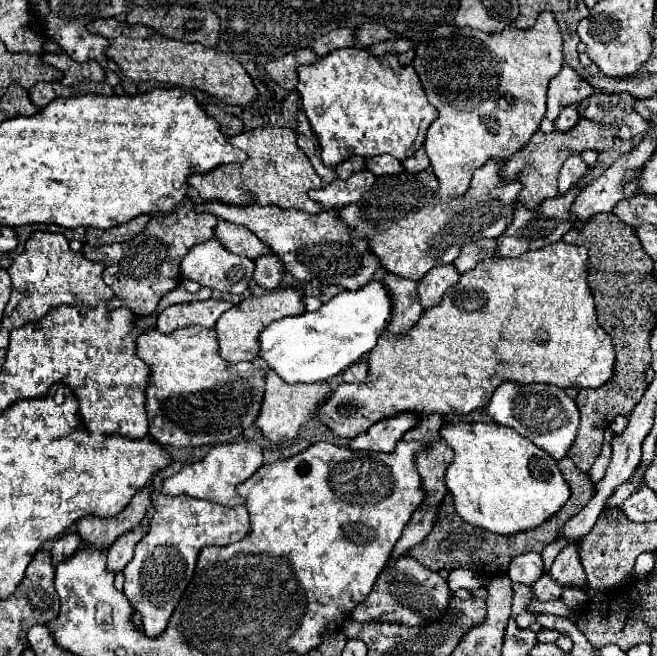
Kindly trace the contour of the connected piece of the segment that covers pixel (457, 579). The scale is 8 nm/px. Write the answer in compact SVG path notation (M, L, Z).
M455 568L453 572L449 572L447 582L449 582L449 588L453 592L459 590L459 588L467 588L471 592L477 590L477 588L481 588L481 578L475 572L467 570L467 568Z

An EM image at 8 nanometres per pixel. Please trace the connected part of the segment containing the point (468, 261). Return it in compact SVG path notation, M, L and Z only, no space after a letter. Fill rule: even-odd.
M477 240L477 242L473 242L473 244L463 246L459 258L457 258L453 264L455 264L457 272L463 274L463 272L475 268L475 264L481 262L483 258L487 258L487 256L495 256L495 252L497 252L495 240Z

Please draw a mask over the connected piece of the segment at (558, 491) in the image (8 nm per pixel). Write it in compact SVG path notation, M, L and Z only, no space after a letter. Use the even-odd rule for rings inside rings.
M449 422L441 428L441 438L455 452L453 462L445 470L447 490L455 500L455 510L473 526L481 526L497 534L529 530L551 518L569 498L569 486L561 478L557 462L545 450L533 446L531 440L517 434L513 428L489 422Z

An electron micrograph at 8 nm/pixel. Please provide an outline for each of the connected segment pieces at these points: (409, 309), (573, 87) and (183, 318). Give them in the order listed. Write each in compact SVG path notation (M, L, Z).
M385 272L381 282L389 288L389 296L393 296L393 320L387 328L397 334L409 330L423 312L421 302L417 302L417 282L401 278L393 272Z
M565 64L563 70L549 82L545 118L553 122L565 106L579 104L581 100L589 98L593 92L595 92L595 88L589 86L573 68L569 68Z
M209 298L209 300L173 304L159 314L157 330L163 332L163 334L171 334L179 328L193 326L193 324L199 324L203 328L213 328L217 318L225 310L229 310L231 306L233 306L233 302L227 302L227 300L221 300L221 298L219 300Z

